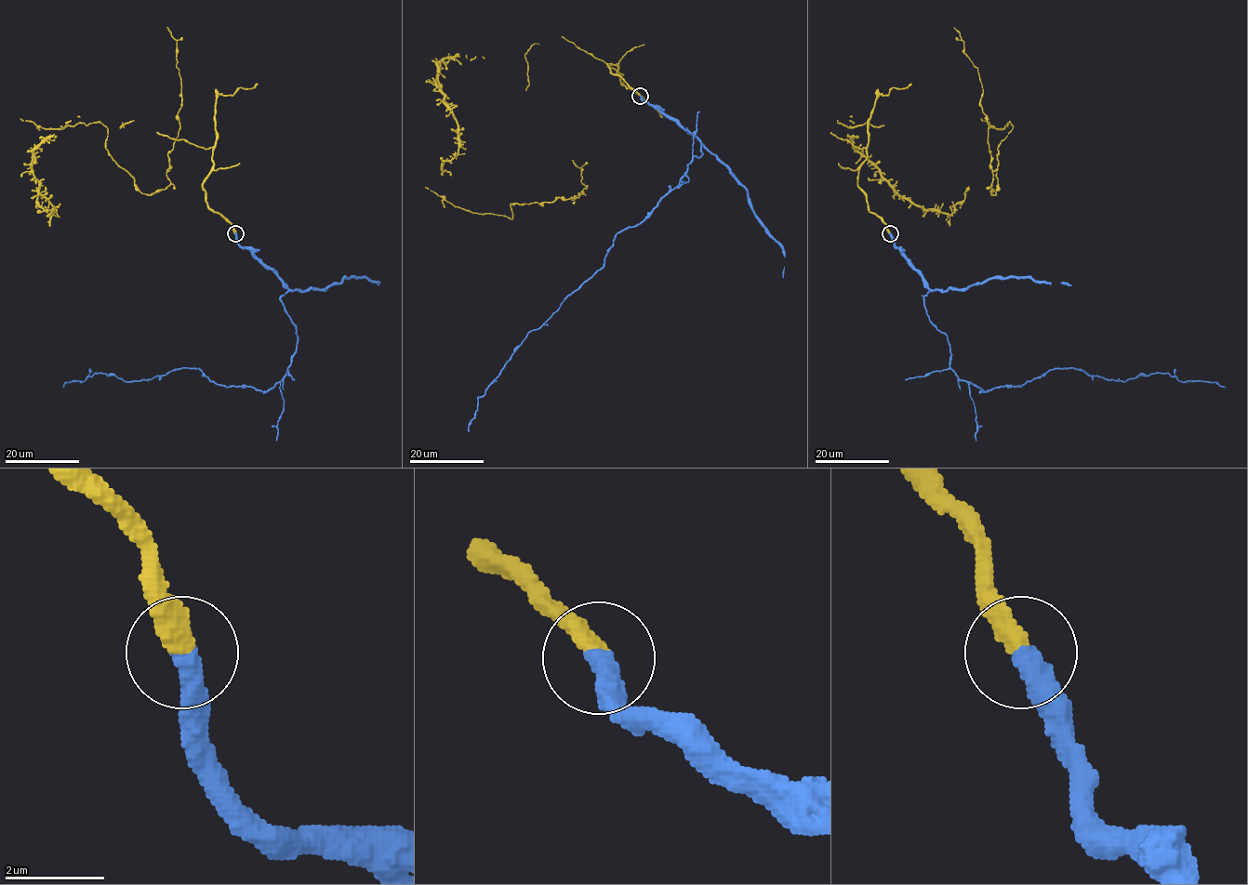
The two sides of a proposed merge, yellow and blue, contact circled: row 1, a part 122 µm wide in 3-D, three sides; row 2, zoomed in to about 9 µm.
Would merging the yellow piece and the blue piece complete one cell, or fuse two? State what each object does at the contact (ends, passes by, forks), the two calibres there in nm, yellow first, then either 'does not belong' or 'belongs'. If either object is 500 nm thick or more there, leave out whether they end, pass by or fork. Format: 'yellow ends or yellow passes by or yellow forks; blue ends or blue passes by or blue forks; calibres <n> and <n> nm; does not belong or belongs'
yellow ends; blue ends; calibres 440 and 480 nm; belongs

